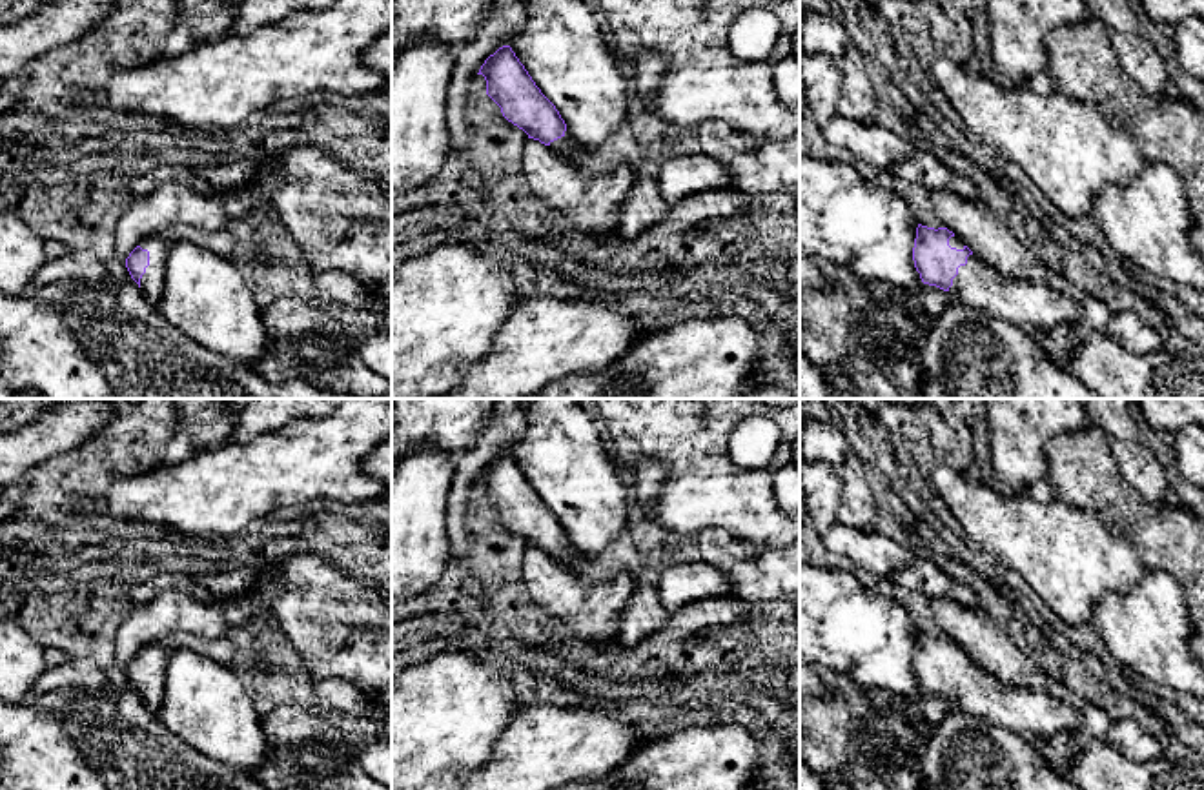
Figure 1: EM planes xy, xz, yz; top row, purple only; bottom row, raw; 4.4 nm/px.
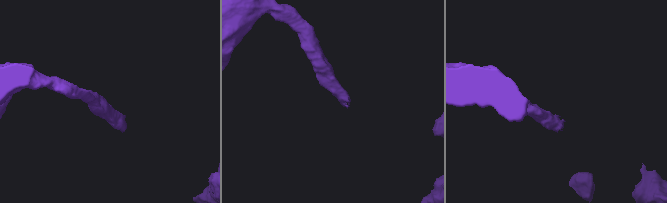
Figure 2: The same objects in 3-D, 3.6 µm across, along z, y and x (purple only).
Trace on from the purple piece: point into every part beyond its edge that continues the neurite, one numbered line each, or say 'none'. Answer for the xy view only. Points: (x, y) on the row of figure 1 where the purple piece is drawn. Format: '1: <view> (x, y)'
1: xy (152, 283)

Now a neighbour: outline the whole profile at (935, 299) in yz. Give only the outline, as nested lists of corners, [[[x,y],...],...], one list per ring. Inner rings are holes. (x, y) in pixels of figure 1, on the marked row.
[[[923,284],[923,288],[918,293],[922,295],[923,308],[929,319],[934,322],[947,306],[947,291],[936,286]]]

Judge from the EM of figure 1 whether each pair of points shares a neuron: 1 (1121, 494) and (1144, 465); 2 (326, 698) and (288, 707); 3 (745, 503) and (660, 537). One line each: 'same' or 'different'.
1: different
2: different
3: different

